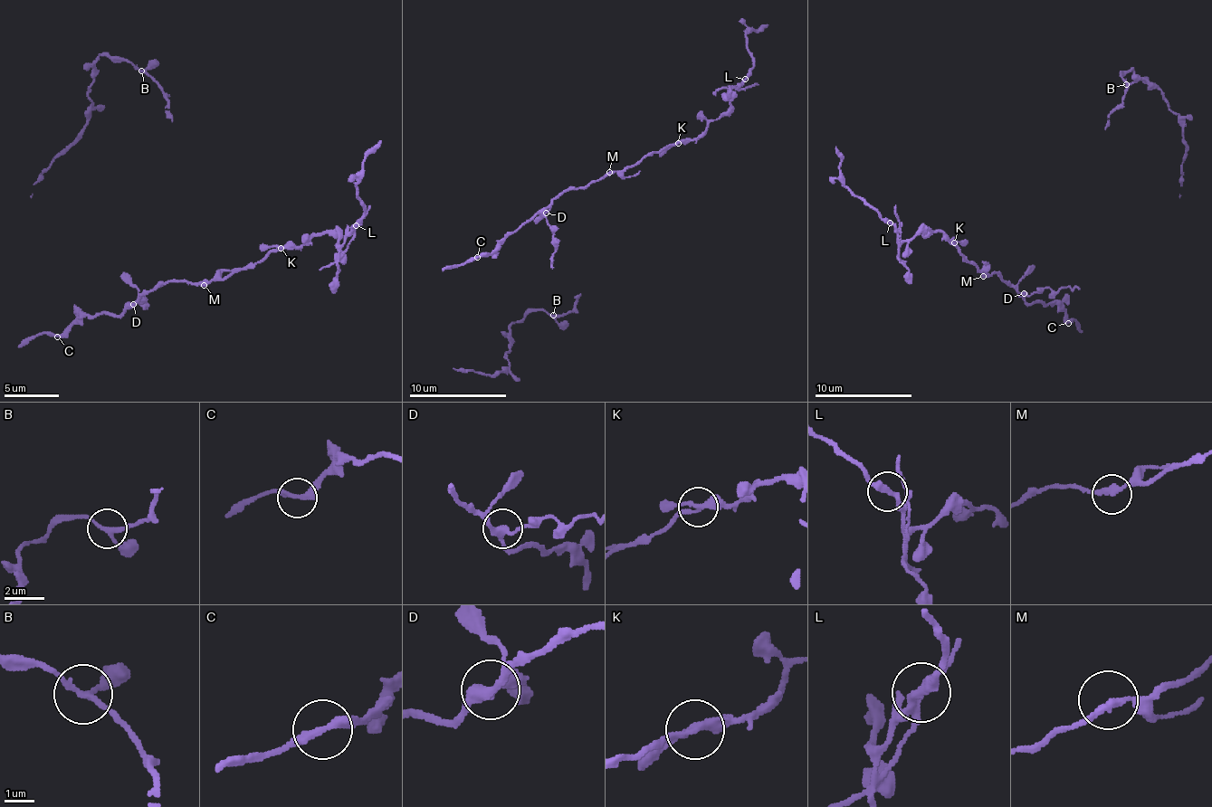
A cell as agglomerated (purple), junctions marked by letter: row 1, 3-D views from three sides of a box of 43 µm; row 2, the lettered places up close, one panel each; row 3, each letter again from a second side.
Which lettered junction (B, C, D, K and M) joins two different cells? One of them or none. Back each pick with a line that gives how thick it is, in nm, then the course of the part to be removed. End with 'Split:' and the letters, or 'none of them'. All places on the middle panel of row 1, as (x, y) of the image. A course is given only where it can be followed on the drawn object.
K: calibre 240 nm; course (677, 142), (697, 140), (706, 125), (730, 106), (733, 86), (738, 86), (752, 67), (745, 35), (768, 25)
Split: K

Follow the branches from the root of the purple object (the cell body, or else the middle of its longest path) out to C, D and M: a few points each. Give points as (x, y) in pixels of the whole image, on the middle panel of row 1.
C: (501, 242), (490, 254), (477, 257)
D: (501, 242), (538, 213), (546, 213)
M: (501, 242), (565, 191), (585, 188), (592, 181), (599, 181), (609, 172)

